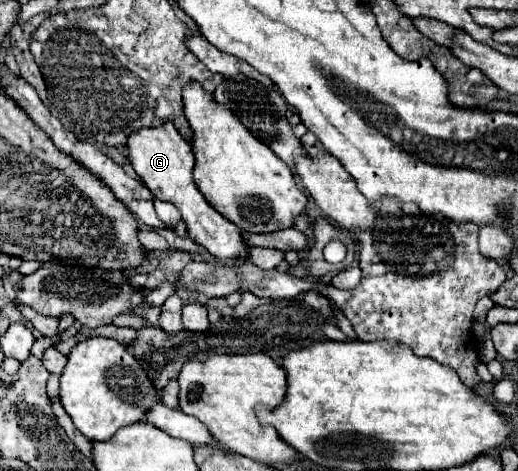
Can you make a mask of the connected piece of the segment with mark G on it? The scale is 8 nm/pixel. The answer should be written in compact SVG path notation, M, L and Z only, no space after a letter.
M169 121L161 127L147 127L133 133L127 141L127 147L129 161L137 175L143 179L145 187L153 193L155 199L169 201L181 211L183 223L187 225L187 235L203 249L207 249L207 253L211 253L217 259L219 267L251 263L251 247L243 239L241 229L227 217L223 217L219 211L215 211L215 207L207 203L207 199L195 185L195 155L191 151L191 145L179 135L179 131Z

